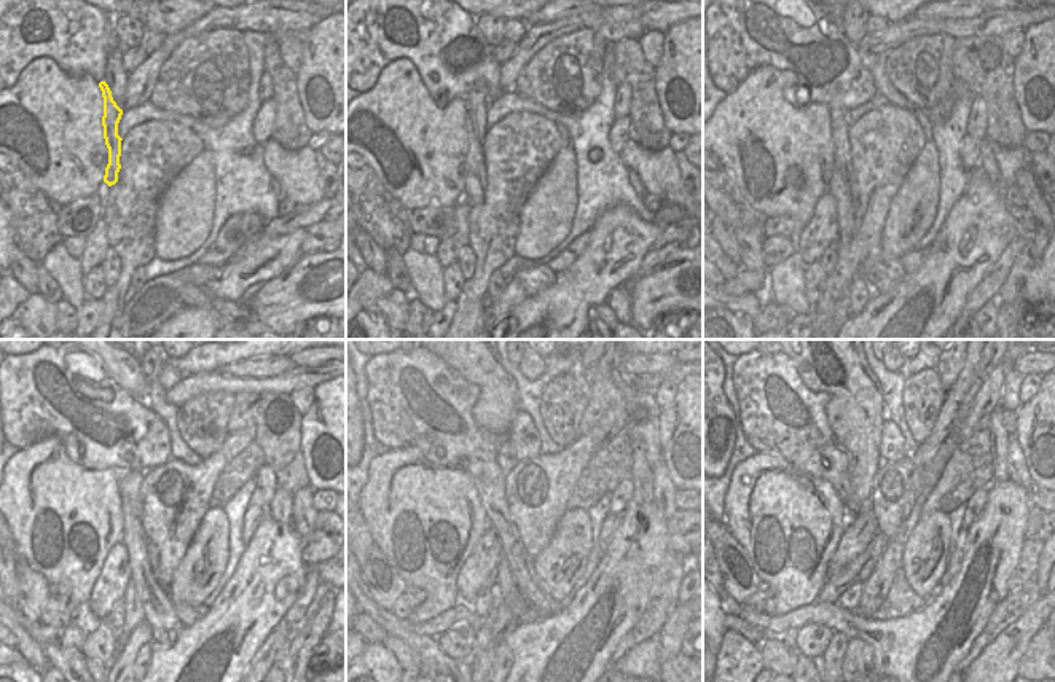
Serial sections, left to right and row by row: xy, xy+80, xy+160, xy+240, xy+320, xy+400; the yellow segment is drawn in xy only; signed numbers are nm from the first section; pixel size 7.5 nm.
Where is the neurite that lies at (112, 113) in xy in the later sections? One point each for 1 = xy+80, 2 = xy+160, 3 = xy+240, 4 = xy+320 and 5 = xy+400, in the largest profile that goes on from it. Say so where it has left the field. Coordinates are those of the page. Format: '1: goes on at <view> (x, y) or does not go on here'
1: goes on at xy+80 (475, 172)
2: goes on at xy+160 (839, 188)
3: goes on at xy+240 (133, 606)
4: goes on at xy+320 (483, 630)
5: goes on at xy+400 (831, 662)

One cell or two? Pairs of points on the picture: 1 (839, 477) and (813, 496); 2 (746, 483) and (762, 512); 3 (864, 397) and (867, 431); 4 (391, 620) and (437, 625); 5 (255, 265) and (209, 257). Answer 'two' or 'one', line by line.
1: two
2: one
3: one
4: two
5: two

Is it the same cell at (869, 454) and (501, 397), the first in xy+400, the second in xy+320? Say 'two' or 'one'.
one

